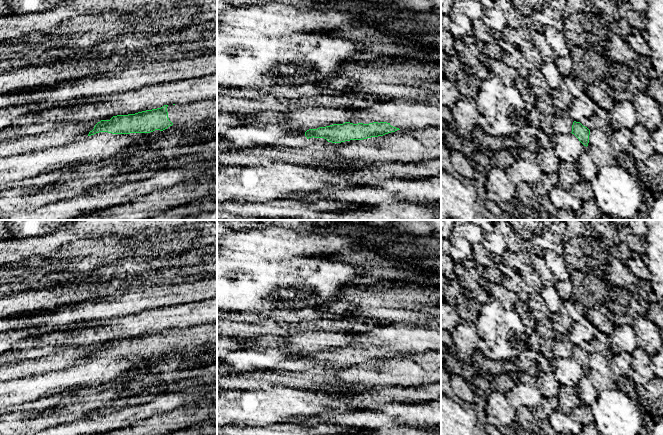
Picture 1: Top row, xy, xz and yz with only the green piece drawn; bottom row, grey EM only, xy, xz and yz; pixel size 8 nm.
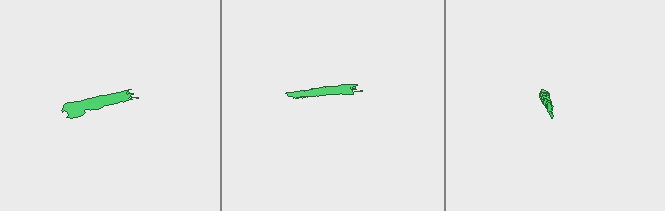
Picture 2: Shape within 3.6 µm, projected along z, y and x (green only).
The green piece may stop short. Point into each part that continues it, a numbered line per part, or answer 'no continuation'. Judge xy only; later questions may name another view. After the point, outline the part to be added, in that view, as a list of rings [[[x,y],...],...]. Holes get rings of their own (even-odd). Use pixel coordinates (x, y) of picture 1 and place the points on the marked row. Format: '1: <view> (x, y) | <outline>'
1: xy (198, 111) | [[[217,98],[184,105],[168,105],[168,118],[173,124],[192,124],[217,119]]]

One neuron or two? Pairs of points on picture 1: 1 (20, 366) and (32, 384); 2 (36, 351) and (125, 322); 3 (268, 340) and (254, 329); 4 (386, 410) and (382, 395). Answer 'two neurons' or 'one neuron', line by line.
1: two neurons
2: one neuron
3: two neurons
4: two neurons

